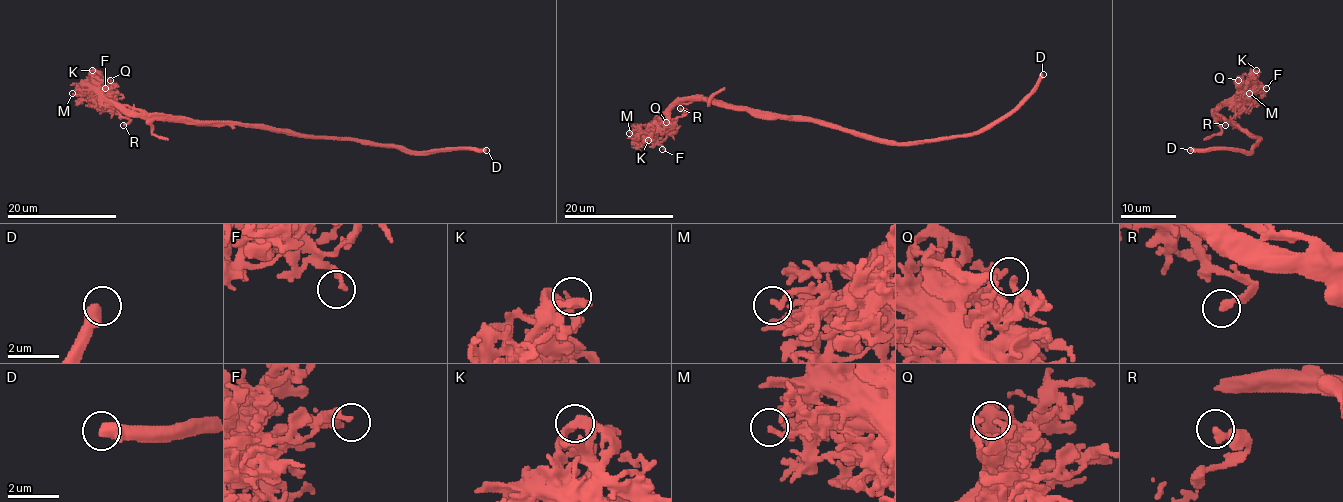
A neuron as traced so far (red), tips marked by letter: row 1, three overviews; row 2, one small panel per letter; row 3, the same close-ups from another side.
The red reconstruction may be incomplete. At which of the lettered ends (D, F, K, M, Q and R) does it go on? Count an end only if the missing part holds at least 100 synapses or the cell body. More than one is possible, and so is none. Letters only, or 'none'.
none

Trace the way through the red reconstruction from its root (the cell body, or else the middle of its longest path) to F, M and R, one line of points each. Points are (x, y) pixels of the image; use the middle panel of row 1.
F: (835, 129), (788, 118), (757, 118), (705, 100), (680, 100), (669, 112), (669, 129), (659, 144), (662, 149)
M: (835, 129), (788, 118), (757, 118), (746, 111), (720, 107), (705, 100), (678, 100), (644, 130), (629, 133)
R: (835, 129), (788, 118), (757, 118), (705, 100), (680, 100), (670, 109), (672, 119), (687, 112), (680, 108)

